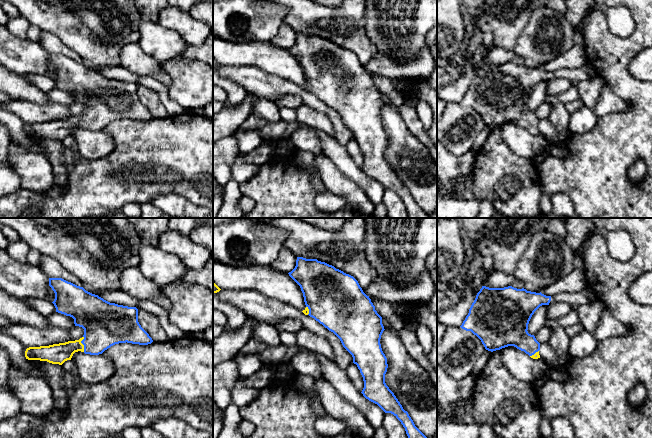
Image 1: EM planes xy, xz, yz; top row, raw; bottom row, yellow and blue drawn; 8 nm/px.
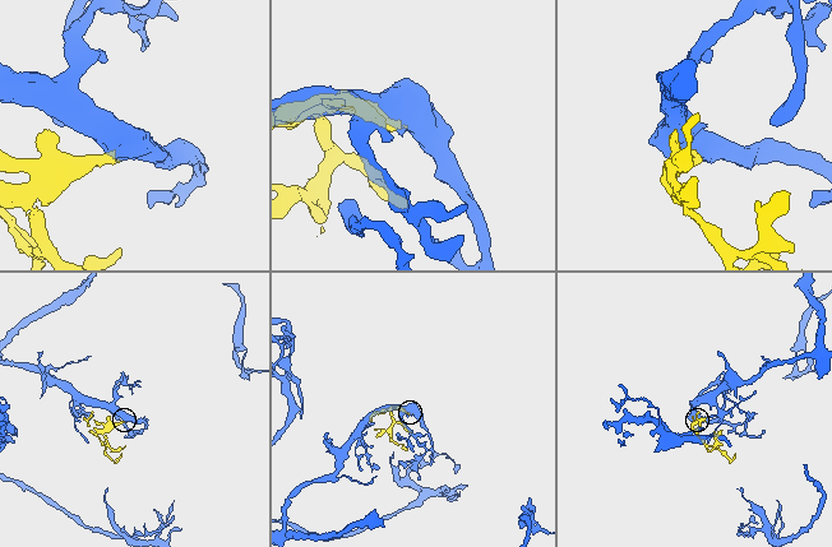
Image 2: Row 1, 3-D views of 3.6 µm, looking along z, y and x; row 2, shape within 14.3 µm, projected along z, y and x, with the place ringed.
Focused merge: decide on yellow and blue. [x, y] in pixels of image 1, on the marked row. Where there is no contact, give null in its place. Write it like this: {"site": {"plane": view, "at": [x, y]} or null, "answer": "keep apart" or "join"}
{"site": {"plane": "xy", "at": [82, 344]}, "answer": "join"}

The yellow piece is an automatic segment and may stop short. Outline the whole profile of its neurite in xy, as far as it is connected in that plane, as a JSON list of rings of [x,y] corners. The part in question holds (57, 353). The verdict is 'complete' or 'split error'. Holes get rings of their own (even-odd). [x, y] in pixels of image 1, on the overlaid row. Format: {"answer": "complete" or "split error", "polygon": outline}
{"answer": "split error", "polygon": [[[49,278],[49,286],[55,293],[52,303],[56,312],[72,317],[75,326],[84,329],[84,335],[75,341],[29,347],[25,351],[26,359],[62,365],[78,351],[99,355],[119,343],[153,342],[138,322],[136,307],[110,303],[62,278]]]}

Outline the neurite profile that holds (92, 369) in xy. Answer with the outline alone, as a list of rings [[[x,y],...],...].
[[[75,352],[71,358],[75,363],[78,376],[82,382],[96,384],[106,381],[114,373],[114,365],[110,358],[99,355]]]

